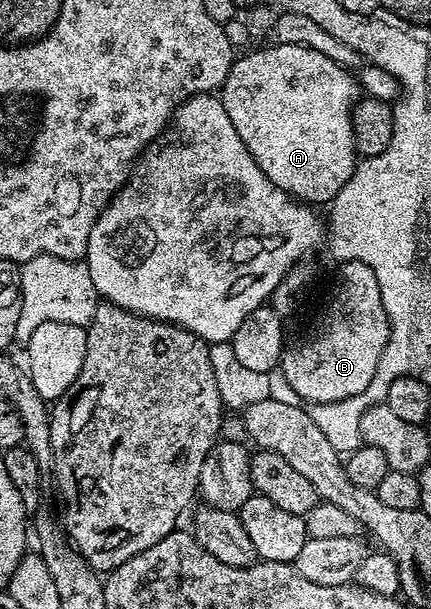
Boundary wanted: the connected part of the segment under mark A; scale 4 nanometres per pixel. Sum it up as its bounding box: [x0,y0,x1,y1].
[218,41,358,205]

